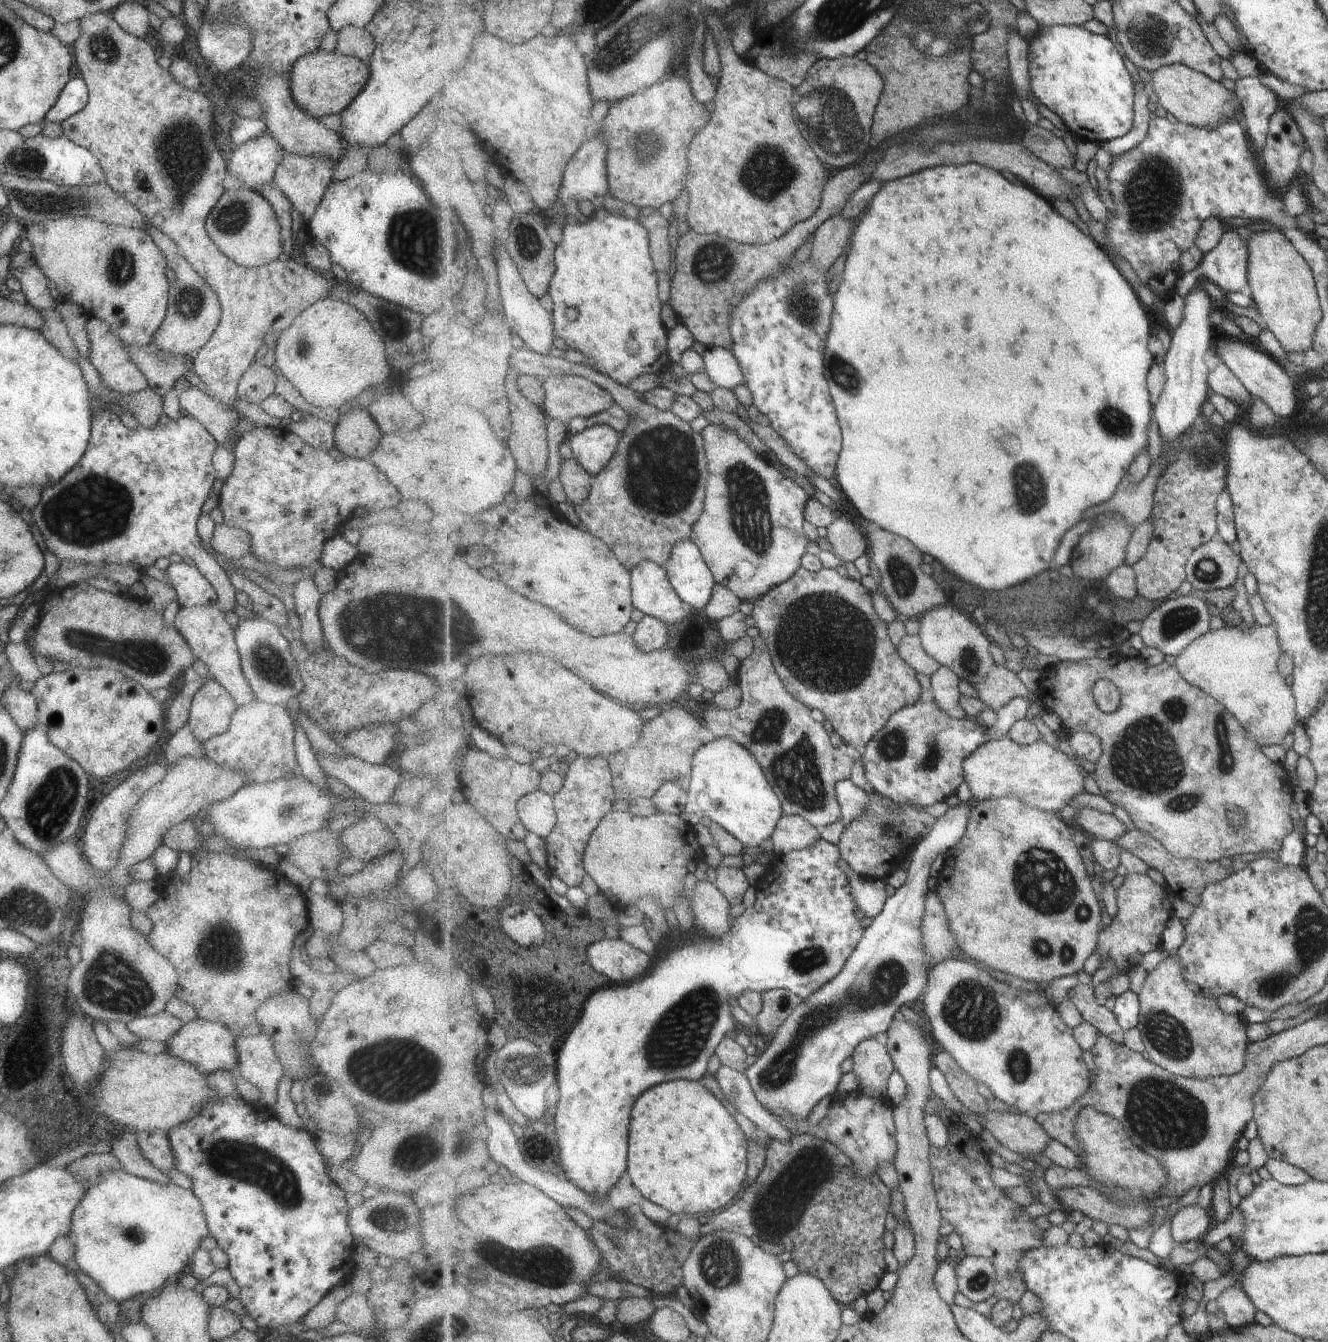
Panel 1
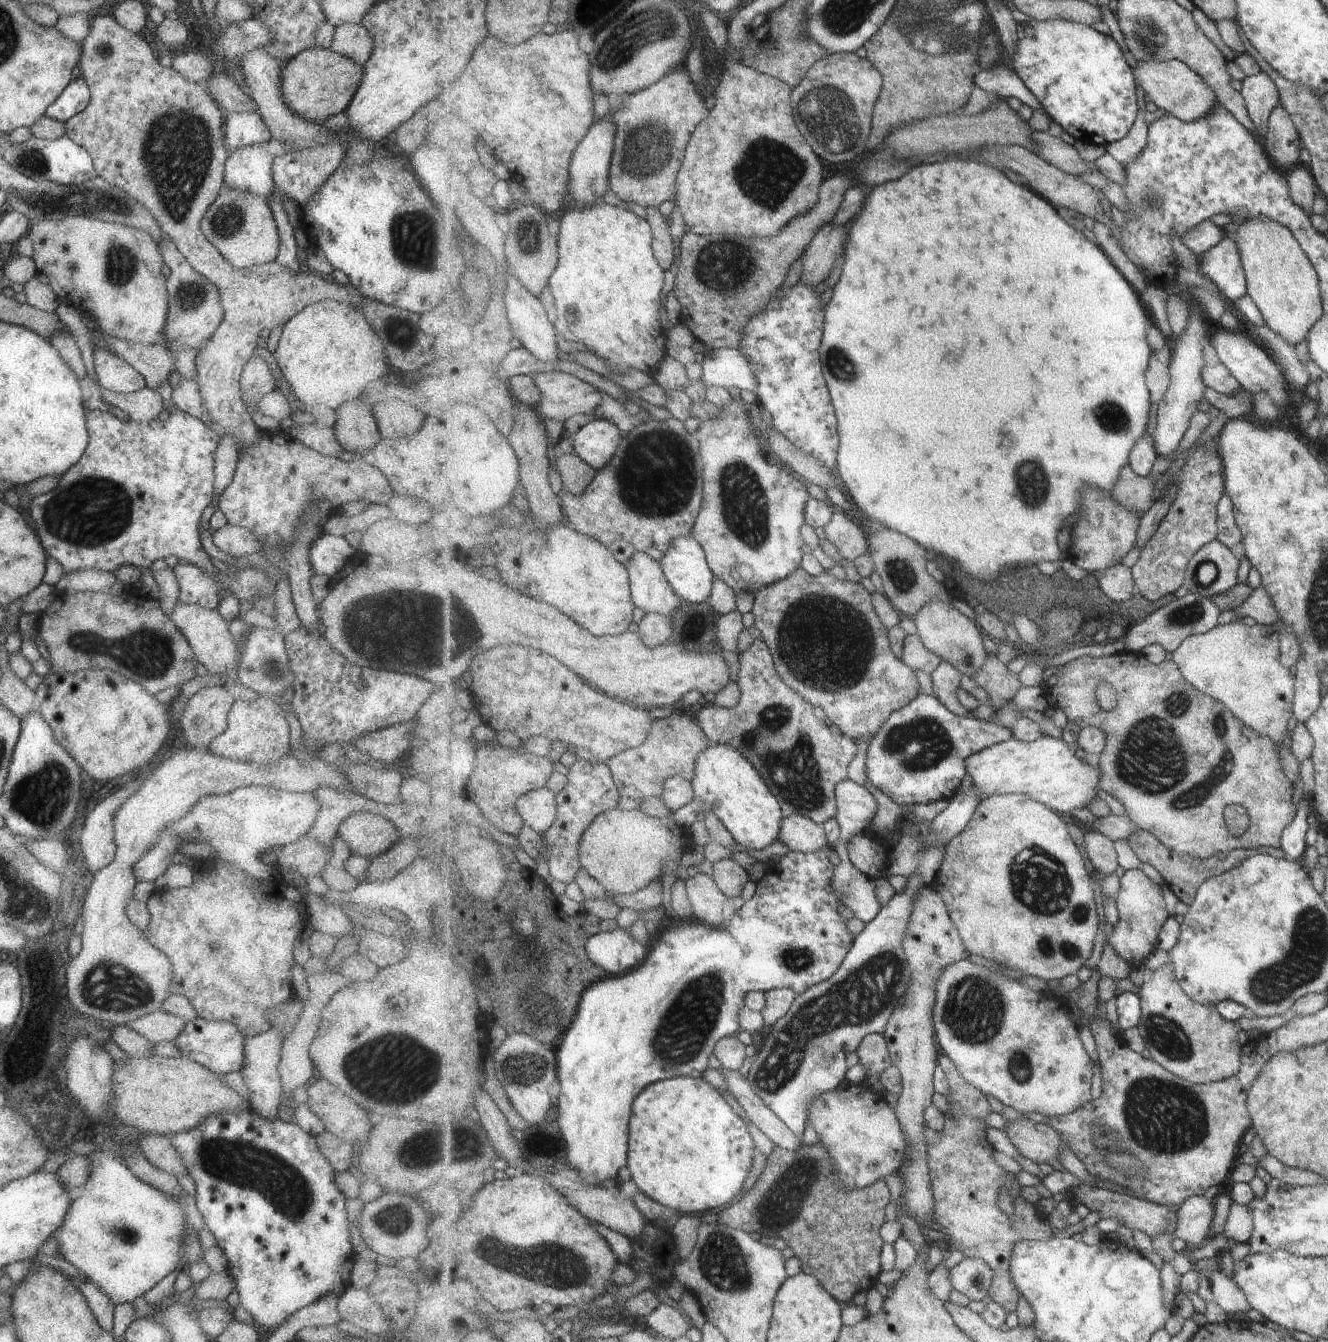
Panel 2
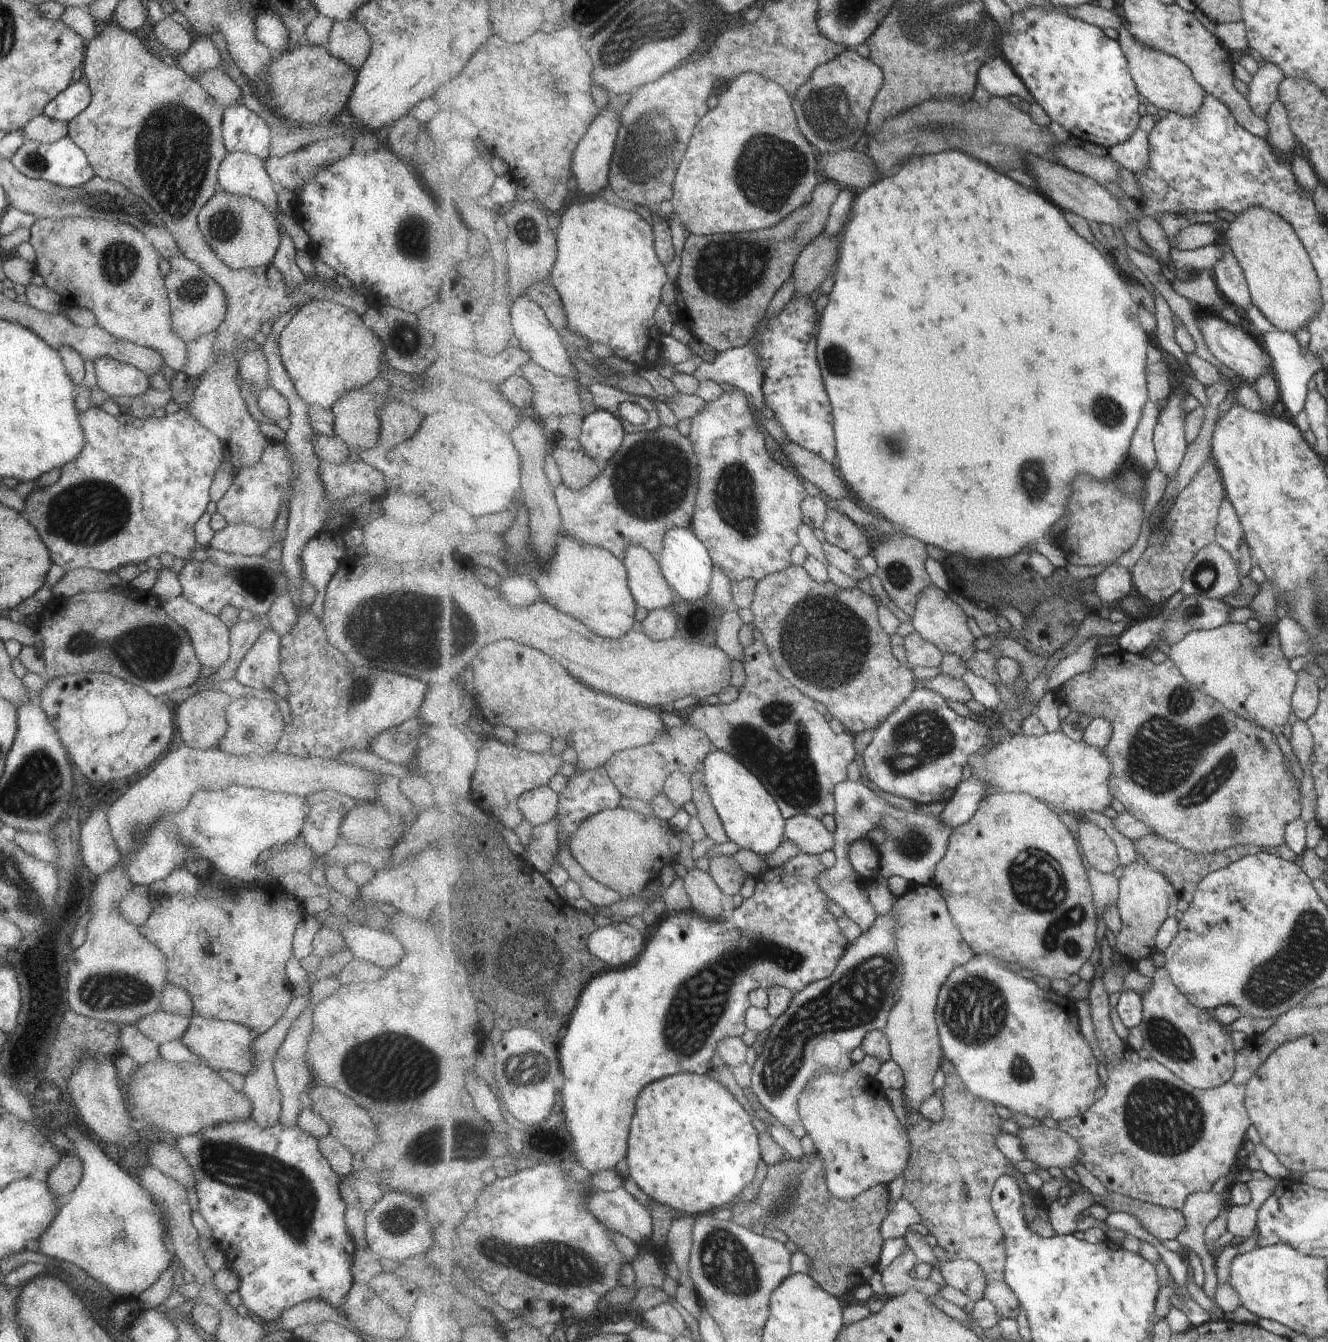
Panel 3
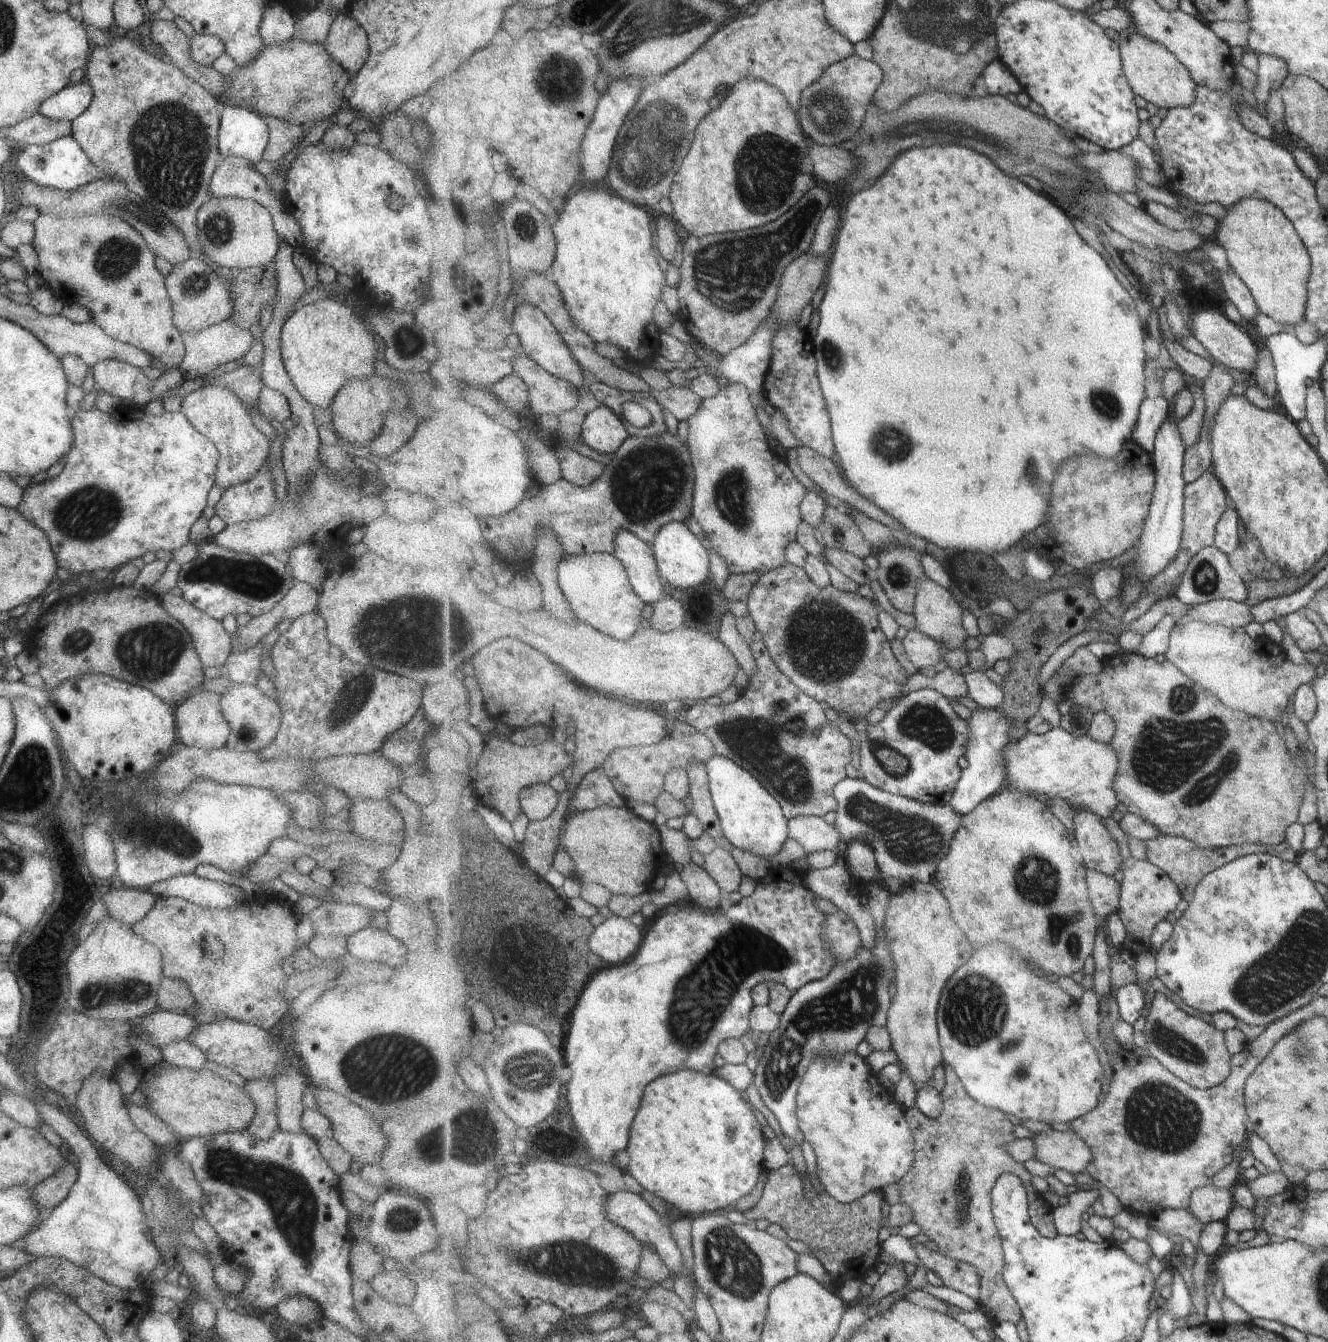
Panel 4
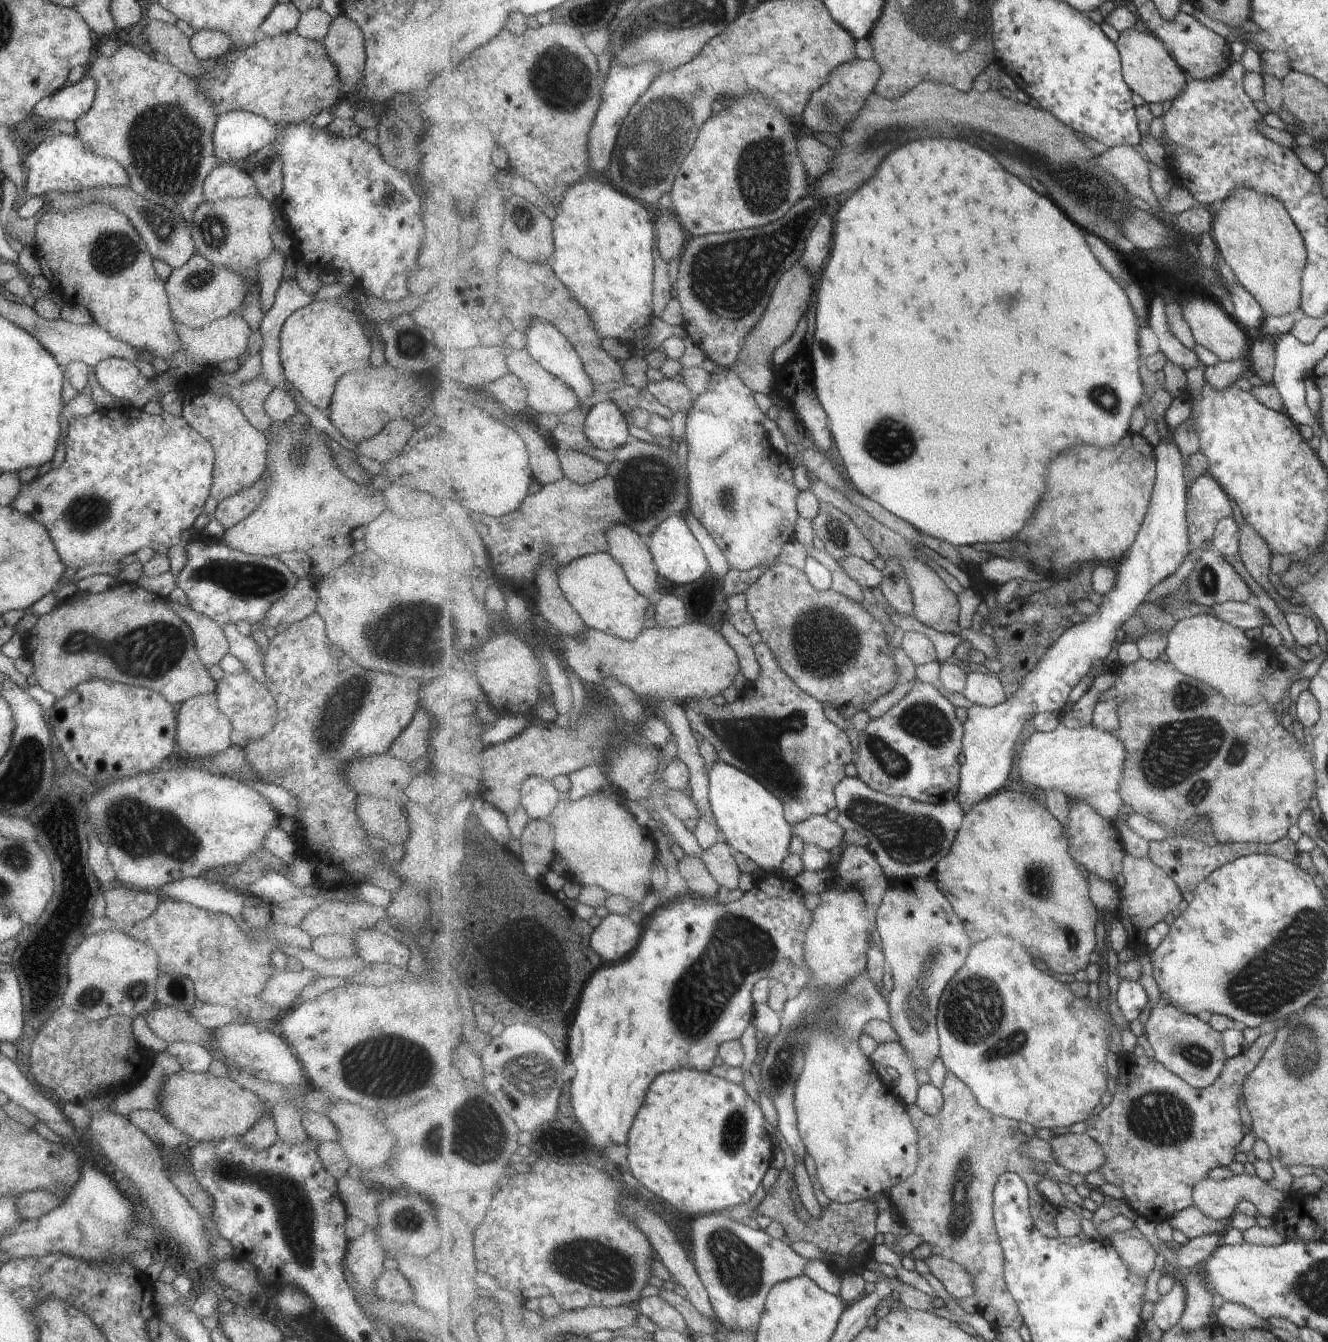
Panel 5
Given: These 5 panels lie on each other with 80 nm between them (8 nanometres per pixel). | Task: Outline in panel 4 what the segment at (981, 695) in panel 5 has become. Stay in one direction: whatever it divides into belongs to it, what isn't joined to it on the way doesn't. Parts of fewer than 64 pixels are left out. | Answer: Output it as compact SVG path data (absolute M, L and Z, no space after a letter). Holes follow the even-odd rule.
M983 671L964 674L968 684L968 696L983 709L998 709L1004 702L1004 689L997 686Z

